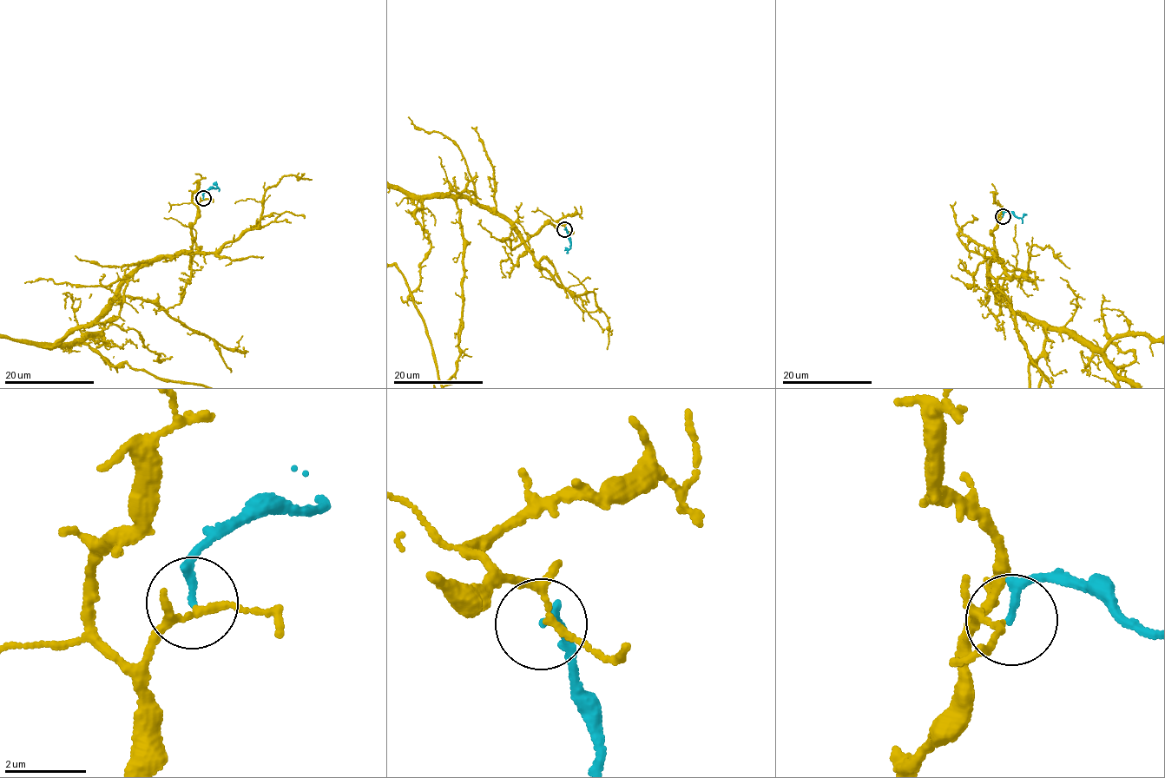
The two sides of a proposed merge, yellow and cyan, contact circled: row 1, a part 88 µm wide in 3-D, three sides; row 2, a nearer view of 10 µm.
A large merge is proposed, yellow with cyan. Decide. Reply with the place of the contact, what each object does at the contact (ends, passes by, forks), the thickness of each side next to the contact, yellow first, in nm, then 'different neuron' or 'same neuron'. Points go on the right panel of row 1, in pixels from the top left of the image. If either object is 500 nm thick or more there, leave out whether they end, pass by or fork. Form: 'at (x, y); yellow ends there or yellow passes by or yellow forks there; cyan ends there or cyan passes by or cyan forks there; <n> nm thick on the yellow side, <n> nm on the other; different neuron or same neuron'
at (1003, 216); yellow forks there; cyan ends there; 110 nm thick on the yellow side, 180 nm on the other; different neuron

